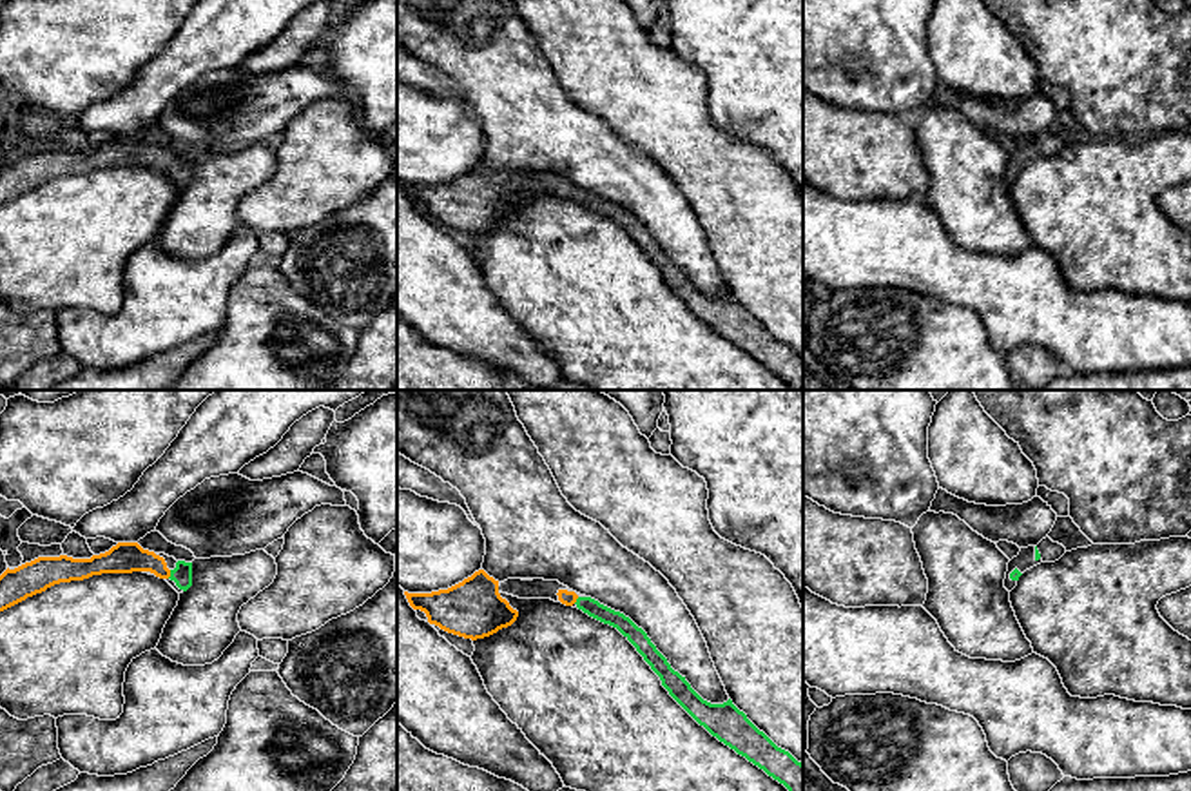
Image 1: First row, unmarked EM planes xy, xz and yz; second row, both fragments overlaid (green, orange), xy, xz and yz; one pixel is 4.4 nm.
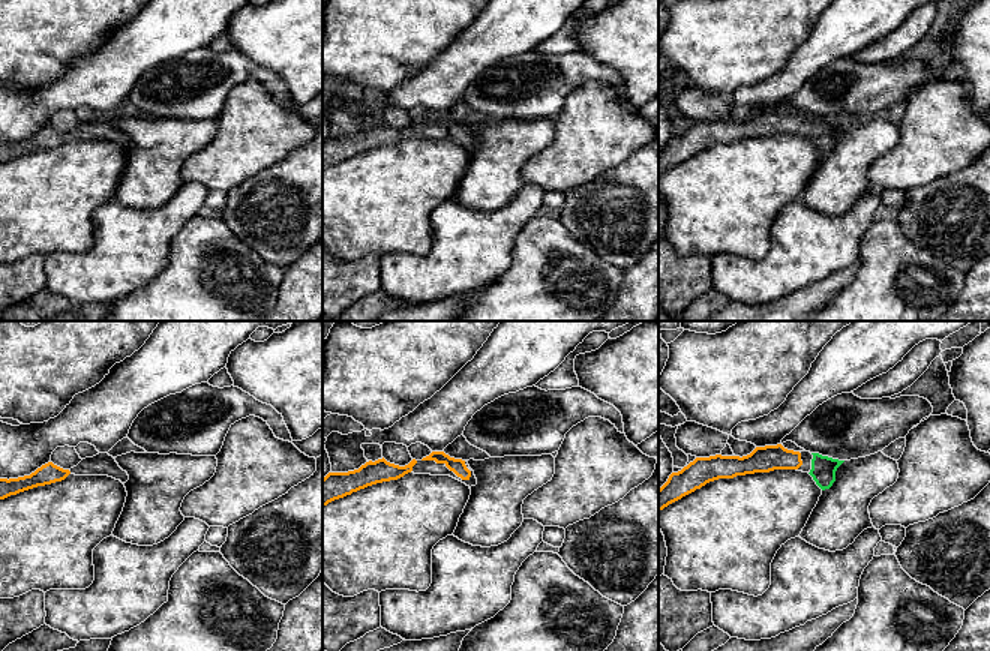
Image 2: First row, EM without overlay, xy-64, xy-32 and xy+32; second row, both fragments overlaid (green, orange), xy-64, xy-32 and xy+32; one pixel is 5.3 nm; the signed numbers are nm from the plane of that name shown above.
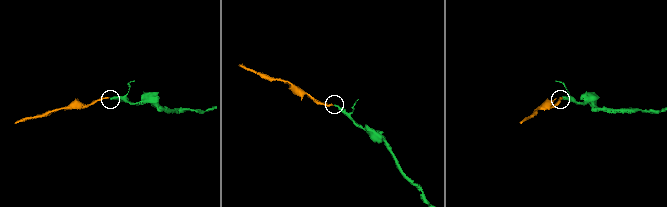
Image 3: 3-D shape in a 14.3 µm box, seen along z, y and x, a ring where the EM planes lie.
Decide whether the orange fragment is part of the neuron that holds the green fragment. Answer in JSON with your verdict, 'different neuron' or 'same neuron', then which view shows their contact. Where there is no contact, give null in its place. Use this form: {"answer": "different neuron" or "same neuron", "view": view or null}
{"answer": "same neuron", "view": "xy"}

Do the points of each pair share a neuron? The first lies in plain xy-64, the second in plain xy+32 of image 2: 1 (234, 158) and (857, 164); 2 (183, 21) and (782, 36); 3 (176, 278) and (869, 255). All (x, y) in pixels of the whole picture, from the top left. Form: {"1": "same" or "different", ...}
{"1": "different", "2": "different", "3": "same"}

